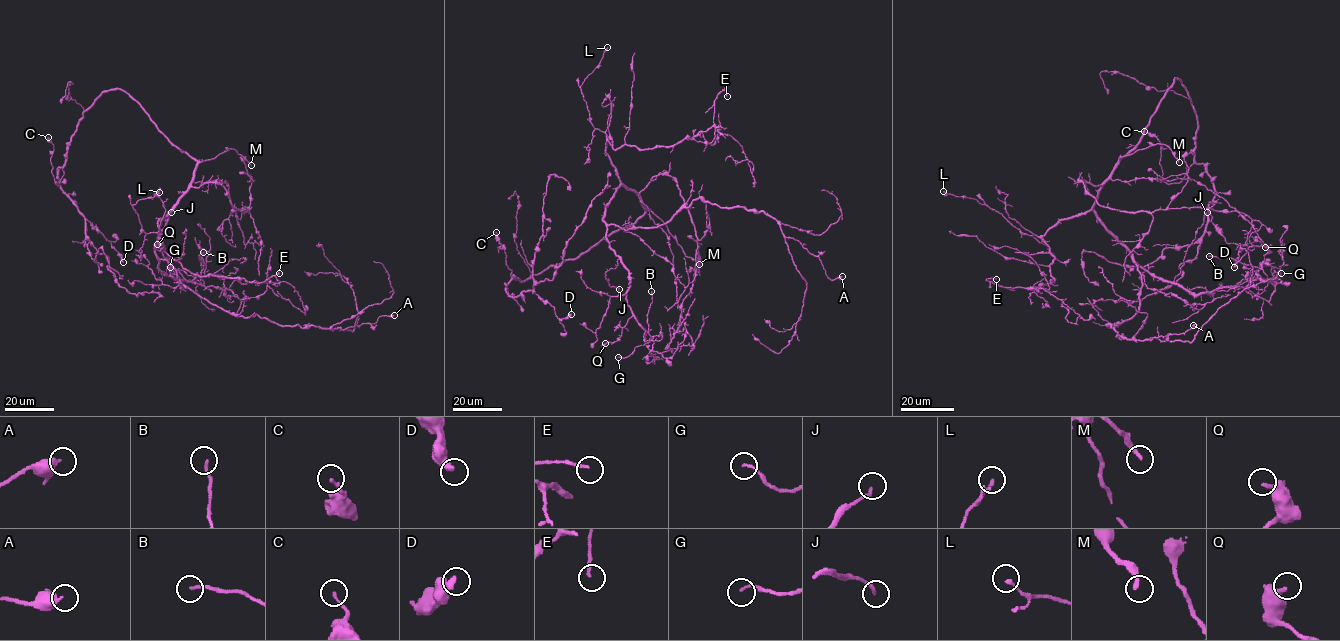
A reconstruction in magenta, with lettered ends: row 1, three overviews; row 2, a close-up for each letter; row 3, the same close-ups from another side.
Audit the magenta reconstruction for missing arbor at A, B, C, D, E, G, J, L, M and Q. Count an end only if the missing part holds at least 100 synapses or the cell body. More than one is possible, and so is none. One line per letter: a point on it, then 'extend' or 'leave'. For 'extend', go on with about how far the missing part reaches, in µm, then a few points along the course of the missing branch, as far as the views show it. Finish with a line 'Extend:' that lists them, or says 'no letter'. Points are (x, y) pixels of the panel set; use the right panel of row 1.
A: (1193, 325) | leave
B: (1209, 256) | leave
C: (1144, 131) | leave
D: (1234, 267) | leave
E: (996, 279) | leave
G: (1281, 273) | leave
J: (1207, 212) | leave
L: (943, 191) | leave
M: (1179, 162) | extend | 100 µm | (1179, 162), (1235, 217), (1267, 273), (1285, 280), (1301, 279), (1318, 261), (1332, 258)
Q: (1265, 247) | leave
Extend: M

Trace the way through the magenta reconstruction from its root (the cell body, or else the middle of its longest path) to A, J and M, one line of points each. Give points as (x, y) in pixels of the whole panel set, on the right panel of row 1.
A: (1106, 182), (1094, 211), (1142, 277), (1139, 309), (1107, 326), (1120, 338), (1150, 340), (1193, 325)
J: (1106, 182), (1094, 206), (1098, 219), (1140, 265), (1170, 281), (1180, 273), (1187, 249), (1207, 212)
M: (1106, 182), (1121, 157), (1157, 144), (1168, 146), (1179, 162)

